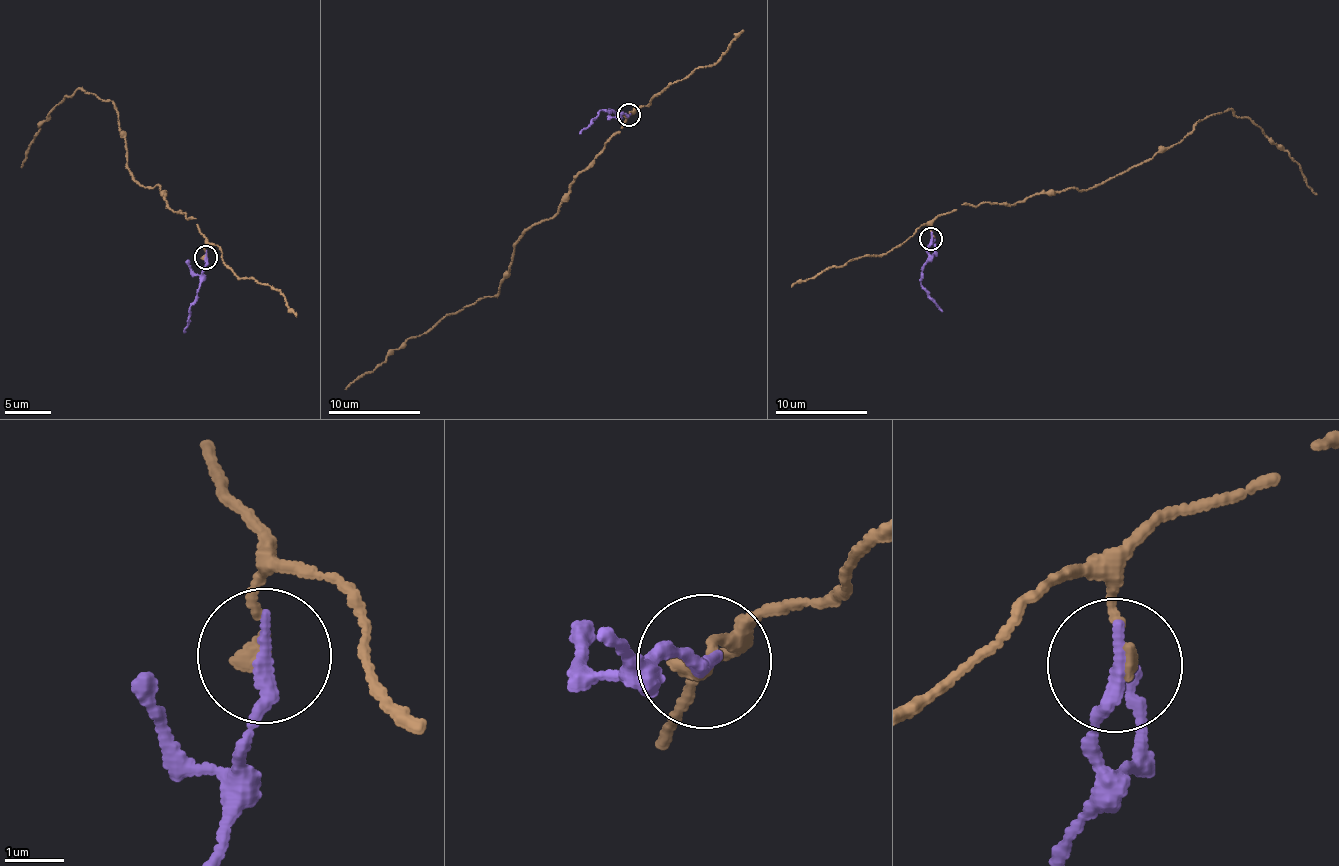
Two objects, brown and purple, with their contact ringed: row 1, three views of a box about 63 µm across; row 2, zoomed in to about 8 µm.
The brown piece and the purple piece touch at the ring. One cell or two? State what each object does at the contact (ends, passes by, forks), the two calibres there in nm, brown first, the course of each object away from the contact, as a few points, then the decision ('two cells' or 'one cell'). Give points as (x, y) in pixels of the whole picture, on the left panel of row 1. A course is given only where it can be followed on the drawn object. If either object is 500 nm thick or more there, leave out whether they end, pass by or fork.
brown ends; purple ends; calibres 280 and 280 nm; course brown (207, 256), (195, 218), (169, 209), (160, 187), (139, 186), (110, 101), (78, 89), (65, 98), (21, 166); course purple (207, 256), (203, 282), (183, 333); two cells

